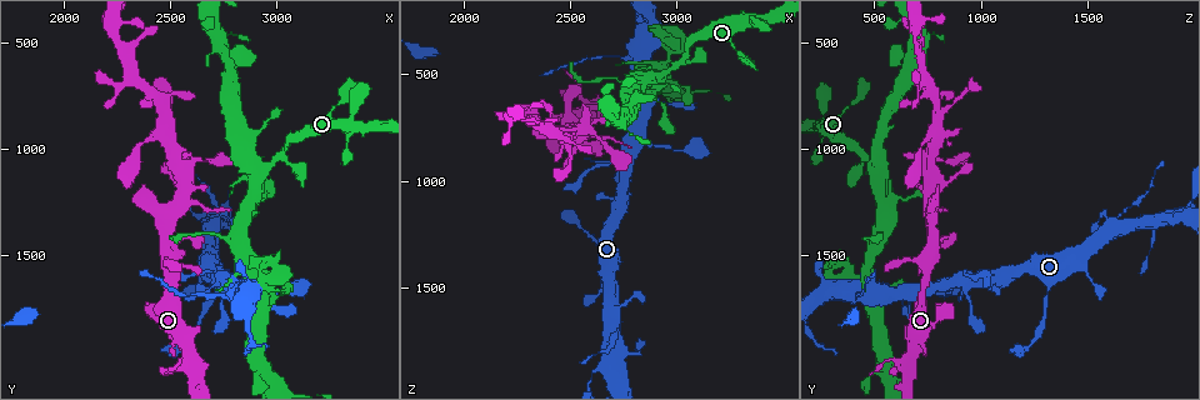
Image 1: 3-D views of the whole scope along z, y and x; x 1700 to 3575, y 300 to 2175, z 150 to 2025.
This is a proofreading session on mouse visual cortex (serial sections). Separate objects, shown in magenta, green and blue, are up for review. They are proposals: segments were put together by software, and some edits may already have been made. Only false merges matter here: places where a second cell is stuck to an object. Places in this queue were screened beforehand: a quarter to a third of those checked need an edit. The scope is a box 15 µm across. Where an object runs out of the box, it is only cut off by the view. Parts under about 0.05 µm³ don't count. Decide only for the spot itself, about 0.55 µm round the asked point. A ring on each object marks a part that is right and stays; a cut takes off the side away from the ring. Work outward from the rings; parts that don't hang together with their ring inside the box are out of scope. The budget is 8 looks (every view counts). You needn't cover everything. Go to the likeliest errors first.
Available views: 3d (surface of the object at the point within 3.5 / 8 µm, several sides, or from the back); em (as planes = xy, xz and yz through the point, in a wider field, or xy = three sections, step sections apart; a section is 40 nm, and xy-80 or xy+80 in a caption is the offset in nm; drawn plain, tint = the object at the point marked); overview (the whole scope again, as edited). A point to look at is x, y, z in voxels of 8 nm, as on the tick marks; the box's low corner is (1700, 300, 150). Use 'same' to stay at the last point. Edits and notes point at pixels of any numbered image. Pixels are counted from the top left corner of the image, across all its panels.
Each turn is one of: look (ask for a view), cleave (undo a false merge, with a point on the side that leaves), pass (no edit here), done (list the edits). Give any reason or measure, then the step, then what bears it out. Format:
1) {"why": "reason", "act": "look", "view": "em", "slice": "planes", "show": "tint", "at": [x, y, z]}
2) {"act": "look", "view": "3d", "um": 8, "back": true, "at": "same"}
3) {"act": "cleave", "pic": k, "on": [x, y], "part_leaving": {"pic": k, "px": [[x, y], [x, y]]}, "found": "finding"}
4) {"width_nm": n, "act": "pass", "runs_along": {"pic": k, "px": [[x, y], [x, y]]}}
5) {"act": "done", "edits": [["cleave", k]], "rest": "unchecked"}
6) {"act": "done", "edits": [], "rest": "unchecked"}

{"act": "look", "view": "3d", "um": 3.5, "at": [2780, 1680, 440]}

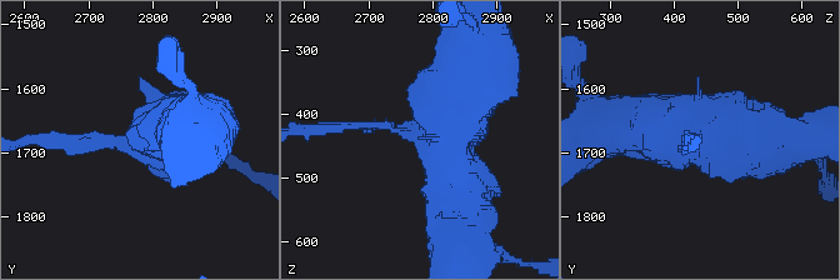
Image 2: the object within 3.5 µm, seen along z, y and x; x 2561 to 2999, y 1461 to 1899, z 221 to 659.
{"act": "look", "view": "em", "slice": "xy", "step": 1, "show": "tint", "at": [2780, 1685, 435]}

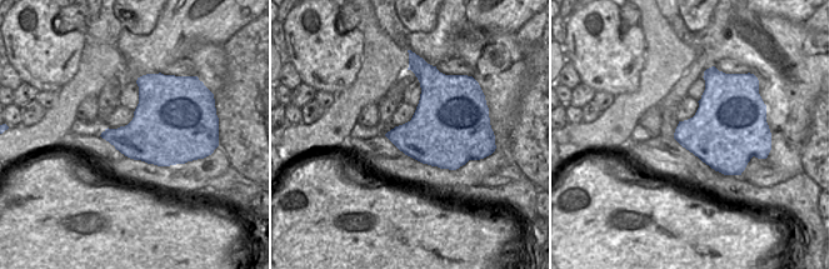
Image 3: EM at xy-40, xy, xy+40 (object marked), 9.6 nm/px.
{"act": "cleave", "pic": 2, "on": [75, 141], "part_leaving": {"pic": 2, "px": [[115, 141], [73, 145], [34, 138]]}, "found": "two cells meet here"}

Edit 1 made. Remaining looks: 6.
{"act": "look", "view": "overview"}

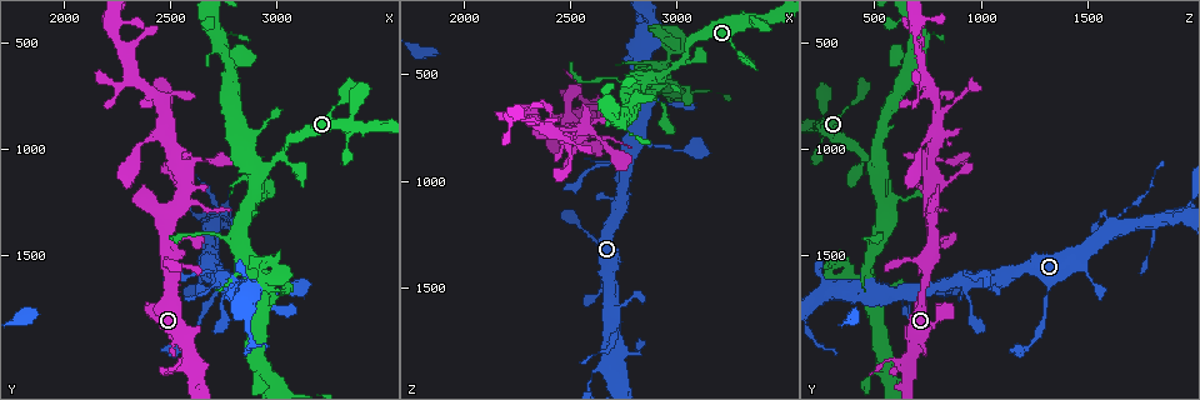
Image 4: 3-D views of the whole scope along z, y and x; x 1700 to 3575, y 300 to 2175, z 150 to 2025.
{"why": "thin arm on a thick one", "act": "look", "view": "3d", "um": 8, "at": [2740, 1330, 1630]}

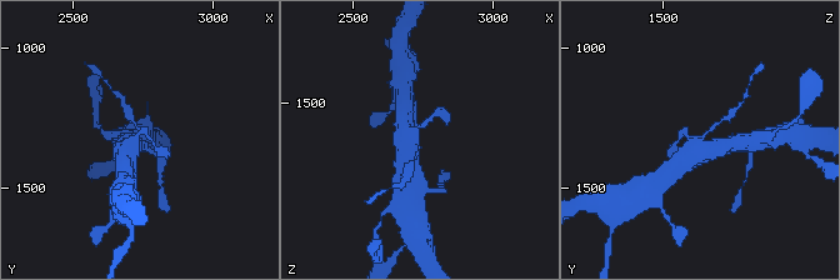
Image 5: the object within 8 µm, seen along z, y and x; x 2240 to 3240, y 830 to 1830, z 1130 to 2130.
{"act": "look", "view": "3d", "um": 3.5, "back": true, "at": [2740, 1340, 1640]}

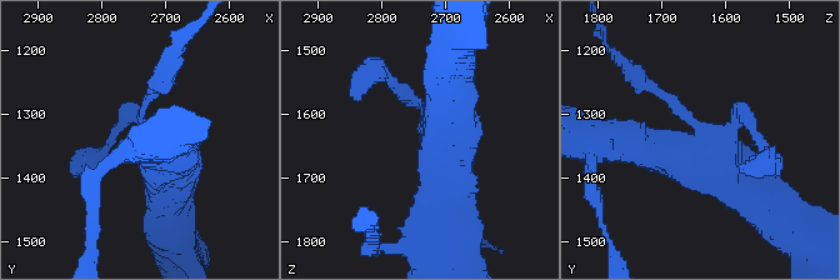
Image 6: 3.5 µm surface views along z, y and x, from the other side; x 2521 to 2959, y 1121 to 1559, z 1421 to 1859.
{"arms": 4, "arm_widths_nm": [150, 150, 450, 500], "act": "look", "view": "em", "slice": "xy", "step": 1, "show": "tint", "at": "same"}

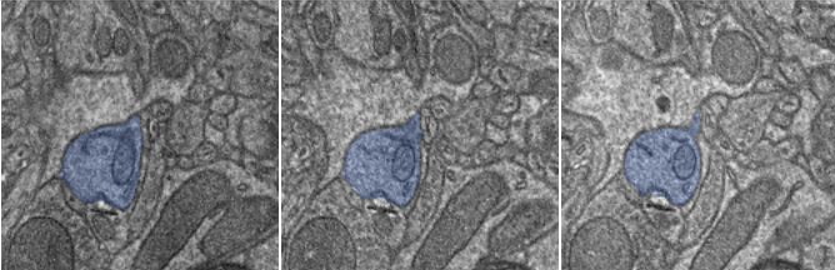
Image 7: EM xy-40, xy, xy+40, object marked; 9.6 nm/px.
{"act": "cleave", "pic": 6, "on": [161, 88], "part_leaving": {"pic": 6, "px": [[146, 101], [189, 33]]}, "found": "two cells meet here"}

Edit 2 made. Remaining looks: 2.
{"act": "done", "edits": [["cleave", 2], ["cleave", 6]], "rest": "unchecked"}

